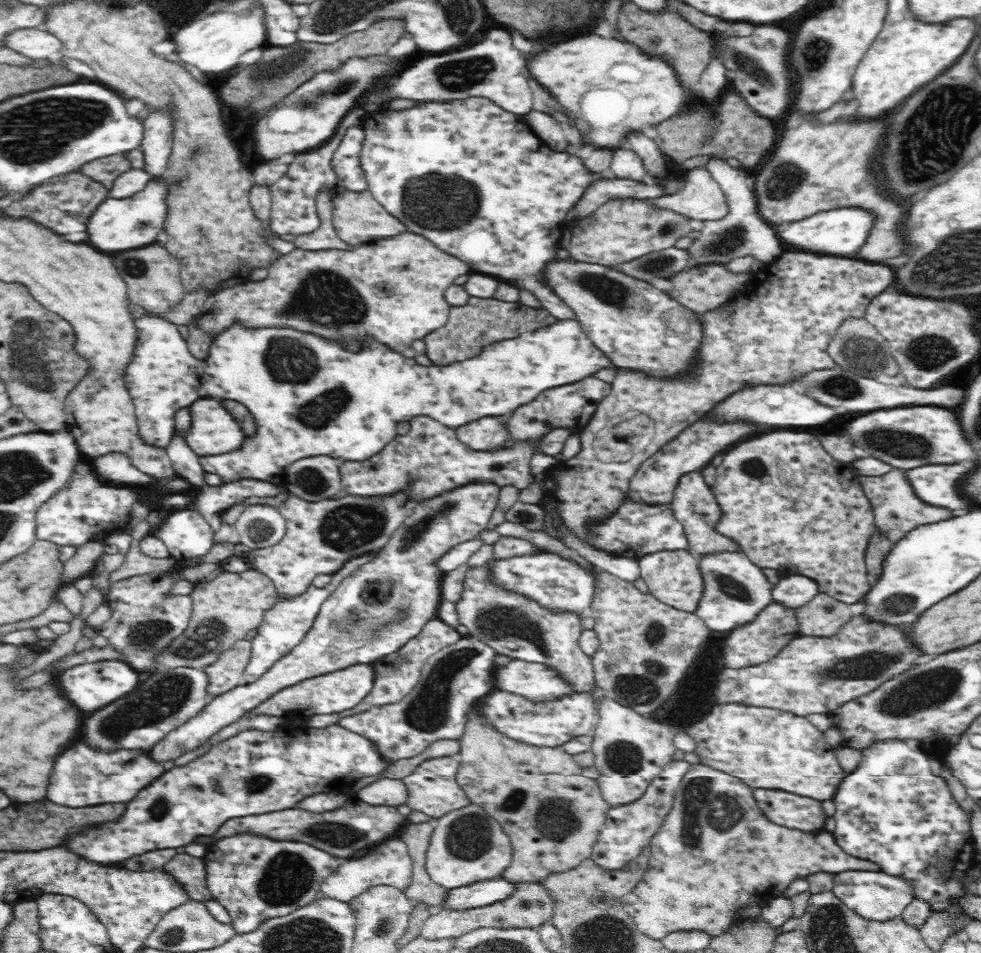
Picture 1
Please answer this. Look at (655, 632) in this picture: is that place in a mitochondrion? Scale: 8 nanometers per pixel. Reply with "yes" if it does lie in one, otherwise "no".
yes

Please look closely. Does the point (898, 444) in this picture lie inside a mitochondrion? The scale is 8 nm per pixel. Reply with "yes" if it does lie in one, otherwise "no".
yes

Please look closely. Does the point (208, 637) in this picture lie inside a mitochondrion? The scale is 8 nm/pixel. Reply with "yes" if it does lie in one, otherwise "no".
yes

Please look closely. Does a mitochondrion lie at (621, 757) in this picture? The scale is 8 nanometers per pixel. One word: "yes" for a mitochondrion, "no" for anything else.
yes

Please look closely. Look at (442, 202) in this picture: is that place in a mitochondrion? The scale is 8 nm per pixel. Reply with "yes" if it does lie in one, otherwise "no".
yes

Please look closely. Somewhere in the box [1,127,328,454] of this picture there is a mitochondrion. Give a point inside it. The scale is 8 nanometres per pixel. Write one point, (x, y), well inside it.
(34, 363)

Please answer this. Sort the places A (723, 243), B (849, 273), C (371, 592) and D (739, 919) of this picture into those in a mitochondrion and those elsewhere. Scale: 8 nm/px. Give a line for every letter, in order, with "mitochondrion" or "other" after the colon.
A: mitochondrion
B: other
C: mitochondrion
D: other

